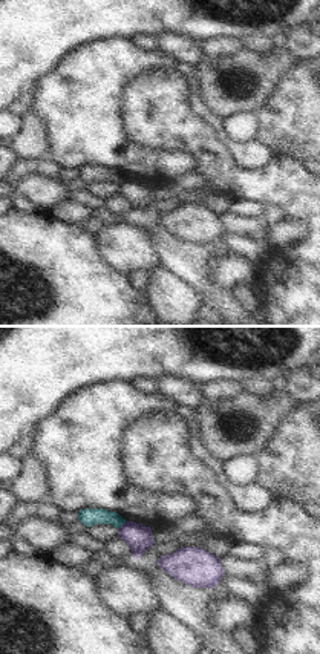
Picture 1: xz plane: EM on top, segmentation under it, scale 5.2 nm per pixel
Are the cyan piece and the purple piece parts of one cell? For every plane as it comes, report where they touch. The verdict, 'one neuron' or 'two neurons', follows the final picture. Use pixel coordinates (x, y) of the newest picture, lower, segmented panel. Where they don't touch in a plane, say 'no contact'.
(121, 526)

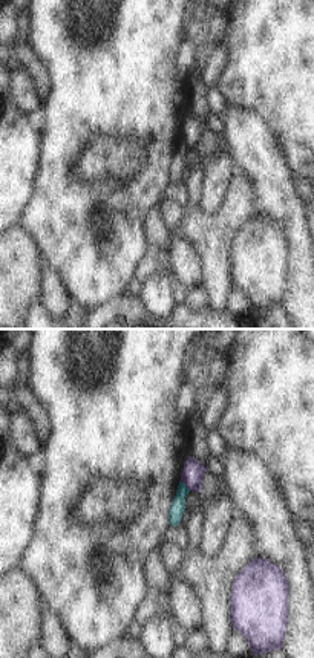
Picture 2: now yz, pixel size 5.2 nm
(184, 485)

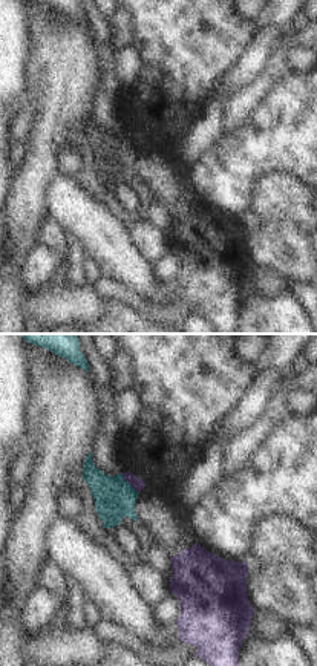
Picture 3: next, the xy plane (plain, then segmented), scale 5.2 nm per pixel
(129, 484)

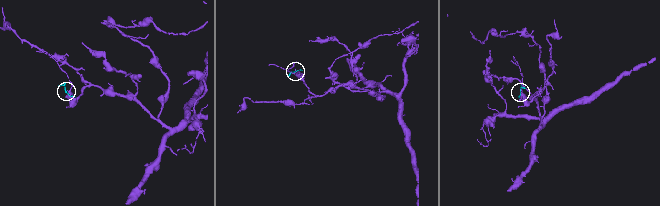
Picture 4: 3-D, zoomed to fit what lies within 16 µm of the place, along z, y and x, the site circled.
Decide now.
two neurons

